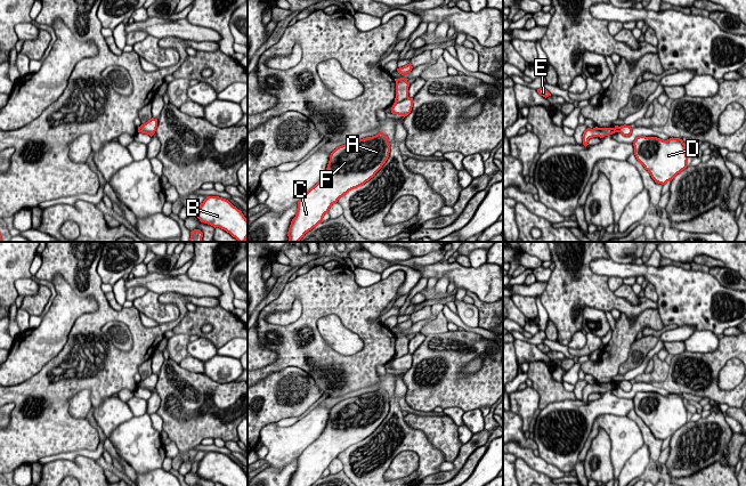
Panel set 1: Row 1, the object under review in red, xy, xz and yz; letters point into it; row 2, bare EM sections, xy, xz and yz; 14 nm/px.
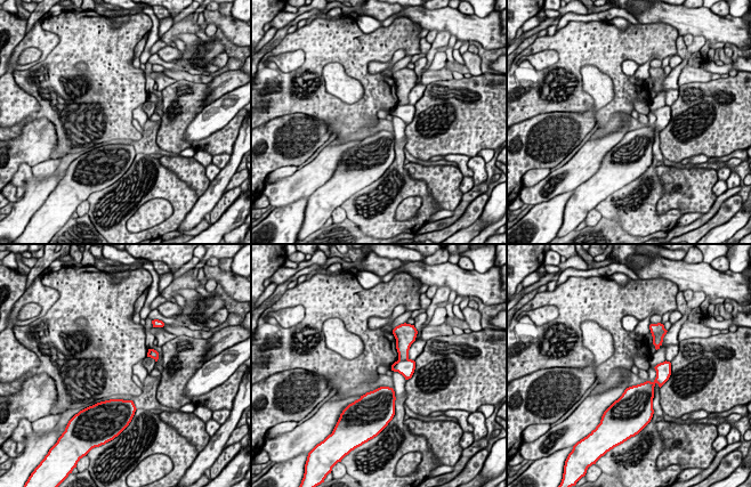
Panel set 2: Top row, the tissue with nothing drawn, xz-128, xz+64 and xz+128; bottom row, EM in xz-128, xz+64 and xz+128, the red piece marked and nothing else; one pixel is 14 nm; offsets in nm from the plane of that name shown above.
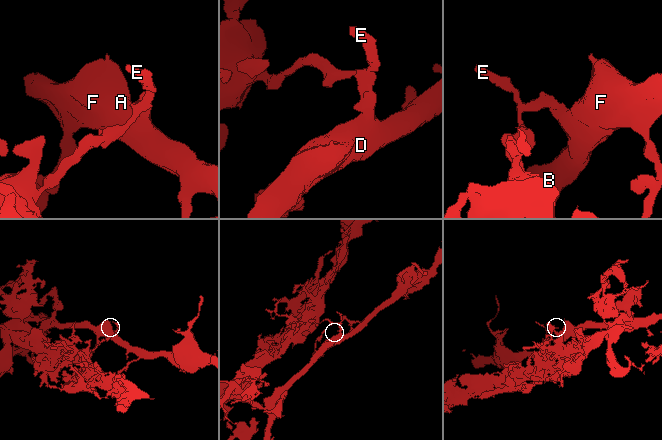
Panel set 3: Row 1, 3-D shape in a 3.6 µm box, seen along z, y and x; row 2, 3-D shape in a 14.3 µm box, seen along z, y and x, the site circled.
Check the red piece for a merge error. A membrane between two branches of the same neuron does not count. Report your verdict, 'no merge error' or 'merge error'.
merge error

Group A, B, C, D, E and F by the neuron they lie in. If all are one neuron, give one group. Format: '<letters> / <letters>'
A B C D F / E

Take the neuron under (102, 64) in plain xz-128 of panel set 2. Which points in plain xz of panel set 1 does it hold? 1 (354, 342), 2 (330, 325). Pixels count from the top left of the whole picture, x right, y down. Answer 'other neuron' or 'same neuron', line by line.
1: other neuron
2: other neuron

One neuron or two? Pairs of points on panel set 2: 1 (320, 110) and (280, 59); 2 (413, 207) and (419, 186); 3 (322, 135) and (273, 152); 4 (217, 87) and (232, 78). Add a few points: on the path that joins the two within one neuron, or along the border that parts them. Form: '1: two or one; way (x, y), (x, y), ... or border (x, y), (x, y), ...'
1: two; border (305, 53), (303, 63), (288, 72), (266, 58)
2: two; border (422, 199), (405, 197), (395, 213)
3: one; way (309, 135), (298, 136), (285, 144)
4: one; way (220, 86), (228, 81)

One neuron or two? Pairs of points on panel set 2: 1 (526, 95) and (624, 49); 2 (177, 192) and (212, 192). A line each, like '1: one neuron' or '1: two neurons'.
1: one neuron
2: two neurons

